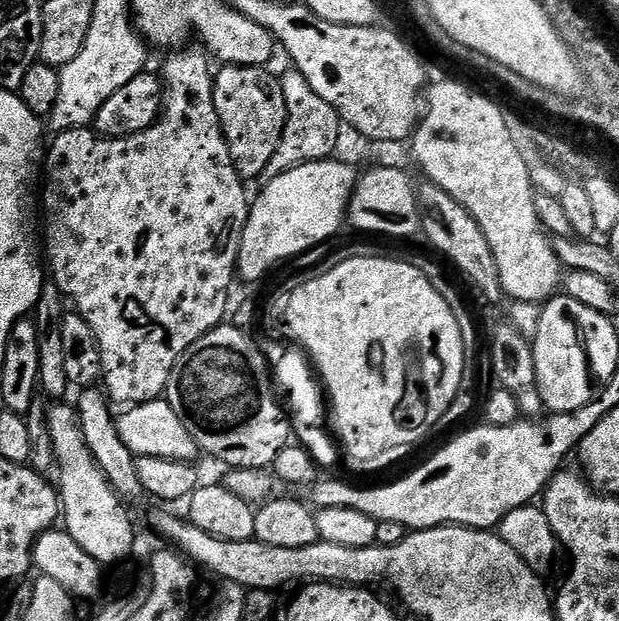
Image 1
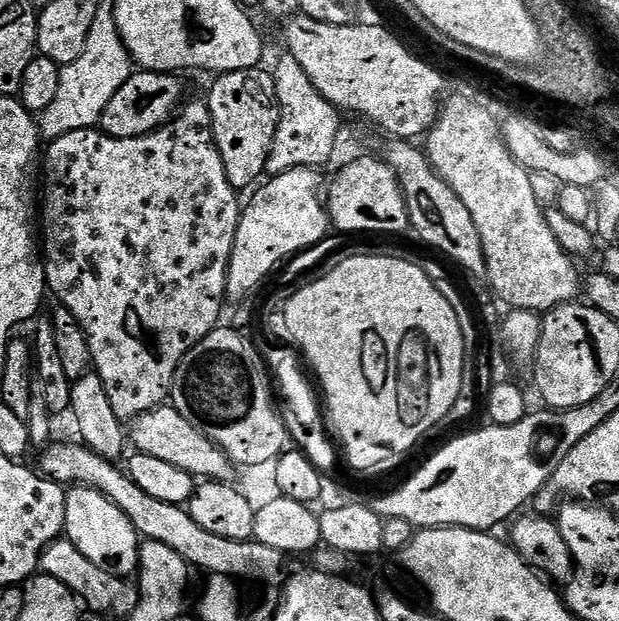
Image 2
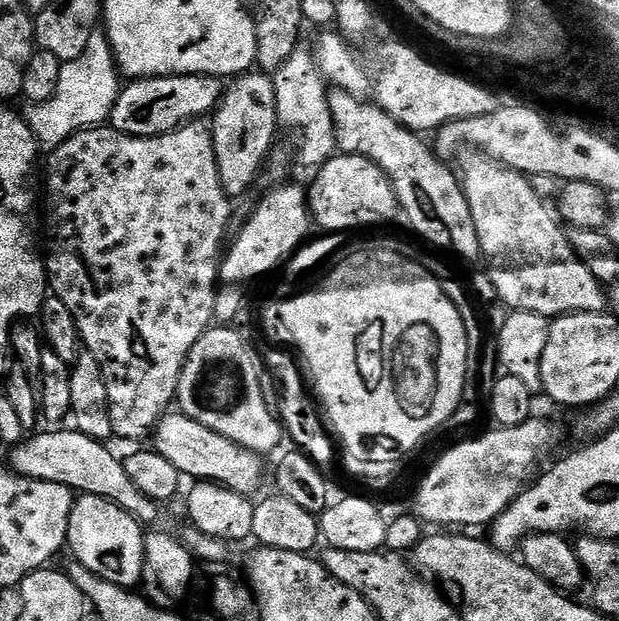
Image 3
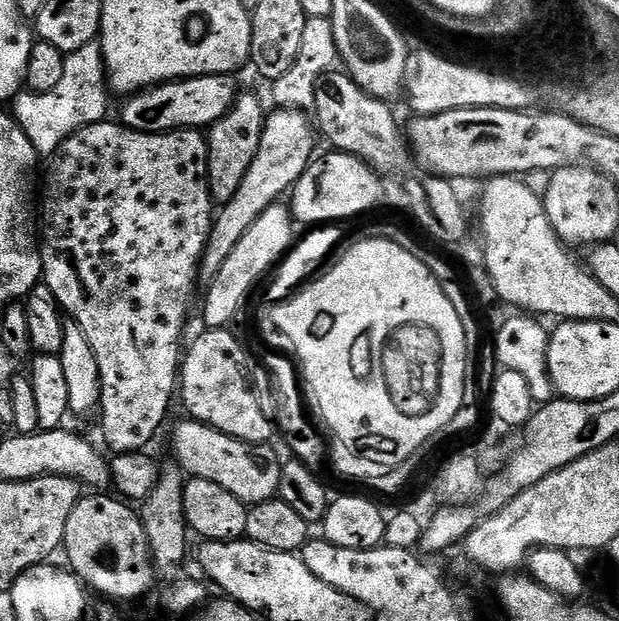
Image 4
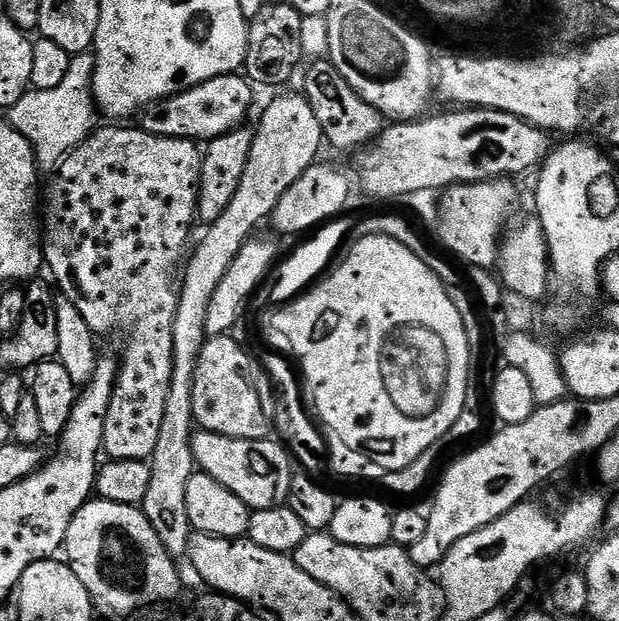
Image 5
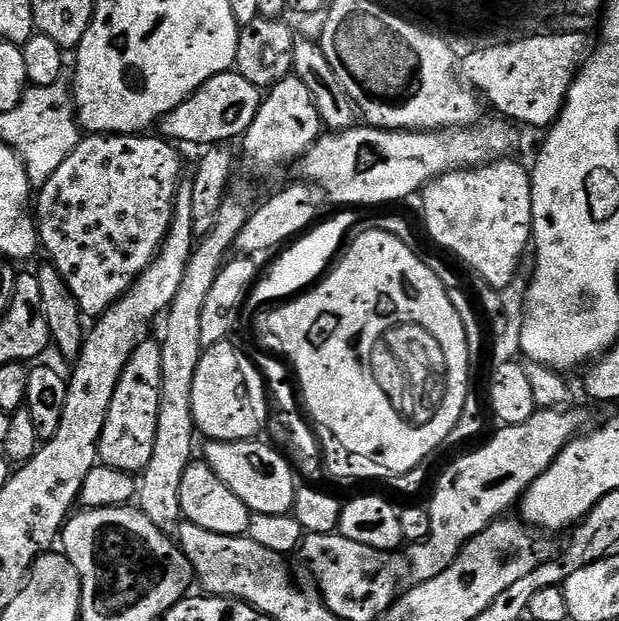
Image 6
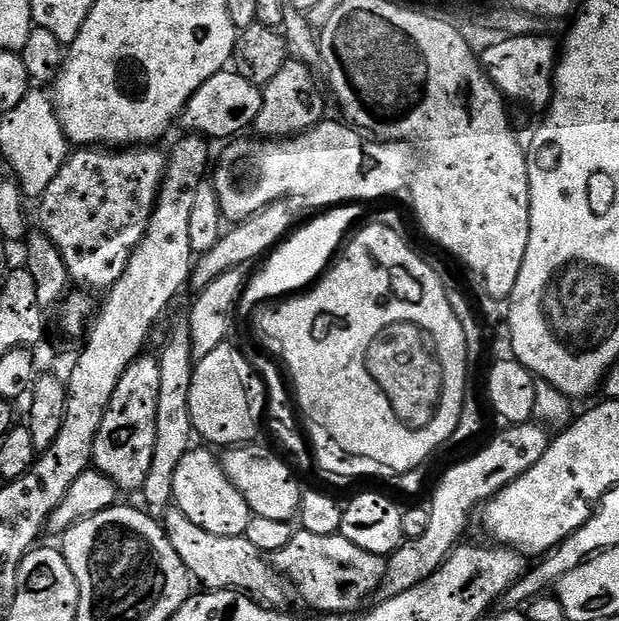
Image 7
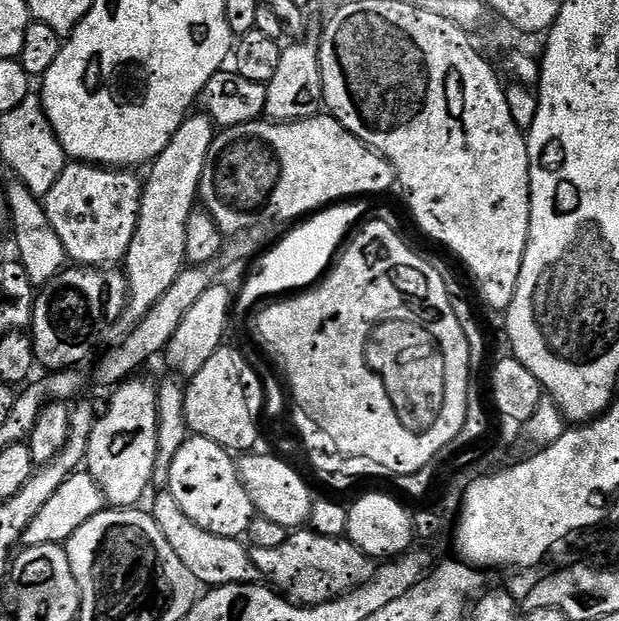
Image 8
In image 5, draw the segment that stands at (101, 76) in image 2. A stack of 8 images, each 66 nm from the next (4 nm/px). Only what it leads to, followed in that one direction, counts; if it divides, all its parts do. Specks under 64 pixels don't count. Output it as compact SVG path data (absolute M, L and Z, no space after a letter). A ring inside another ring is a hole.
M91 51L73 56L66 79L54 86L54 90L30 90L22 98L18 98L12 108L7 109L6 119L32 147L37 169L55 169L91 132L96 131L98 109L96 99L92 96L95 65L96 58Z

